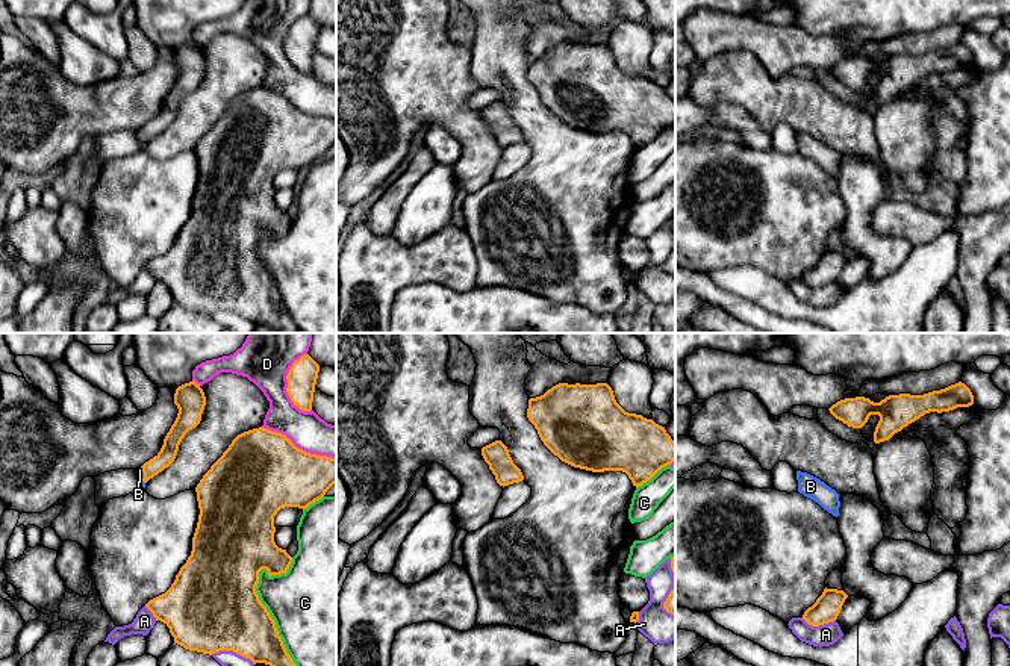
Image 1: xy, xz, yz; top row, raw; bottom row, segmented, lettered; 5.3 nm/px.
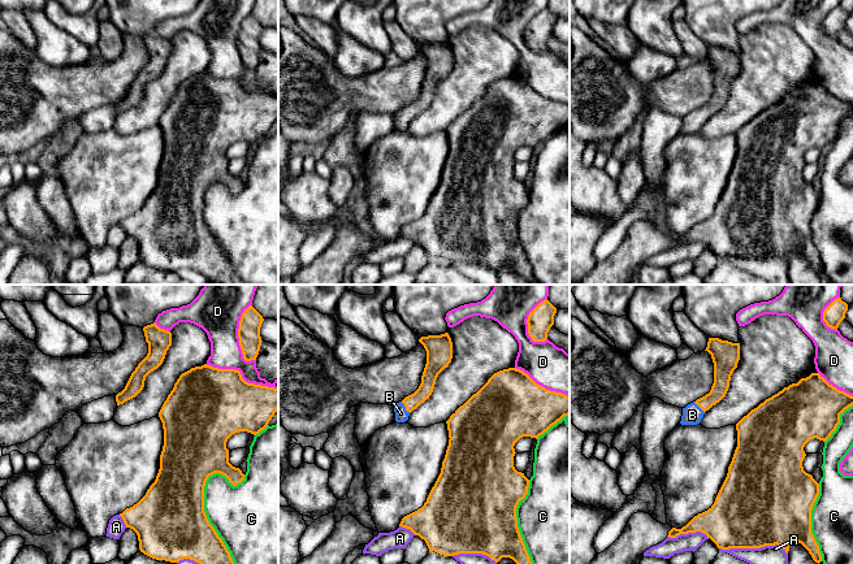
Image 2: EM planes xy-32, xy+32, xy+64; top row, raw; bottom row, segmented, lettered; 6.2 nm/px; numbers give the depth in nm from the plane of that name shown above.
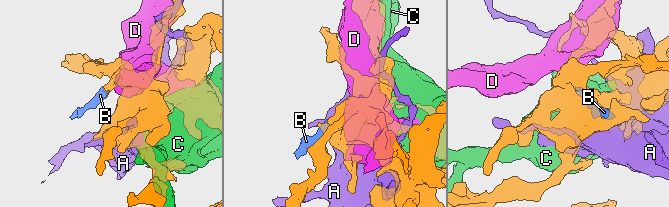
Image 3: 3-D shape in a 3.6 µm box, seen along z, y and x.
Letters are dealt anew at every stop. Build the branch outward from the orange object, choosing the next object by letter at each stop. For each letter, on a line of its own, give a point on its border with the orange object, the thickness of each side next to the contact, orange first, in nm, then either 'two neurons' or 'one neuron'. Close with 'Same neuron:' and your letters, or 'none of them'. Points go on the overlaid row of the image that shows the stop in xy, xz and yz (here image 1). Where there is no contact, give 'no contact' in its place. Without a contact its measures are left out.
A: yz (818, 625) | 140/120 nm | two neurons
B: xy (144, 476) | 90/30 nm | one neuron
C: xy (258, 598) | 480/380 nm | two neurons
D: xy (299, 448) | 440/200 nm | two neurons
Same neuron: B

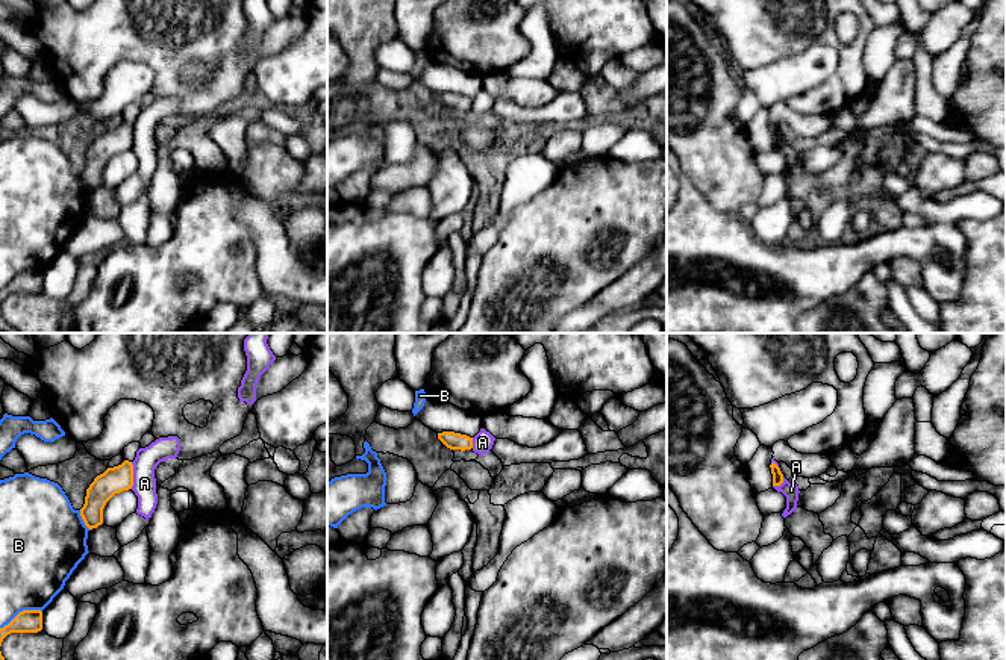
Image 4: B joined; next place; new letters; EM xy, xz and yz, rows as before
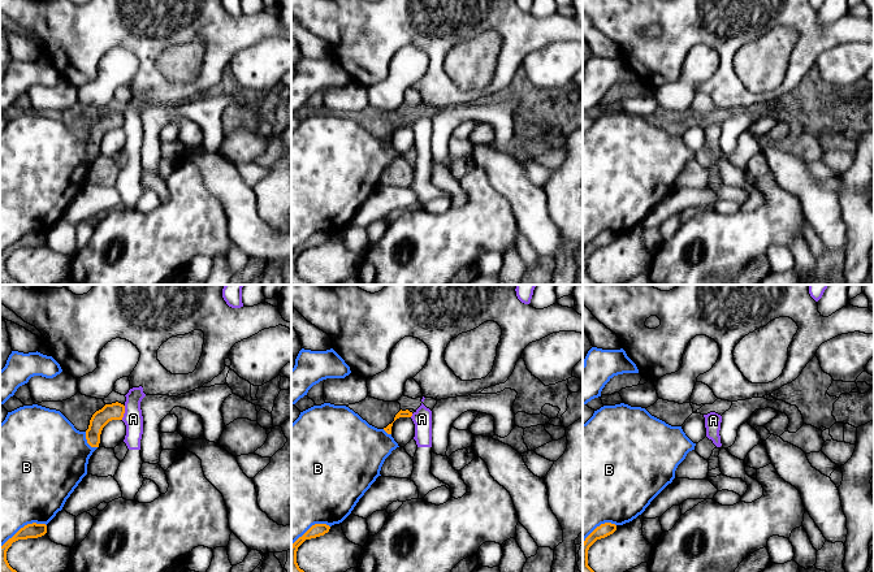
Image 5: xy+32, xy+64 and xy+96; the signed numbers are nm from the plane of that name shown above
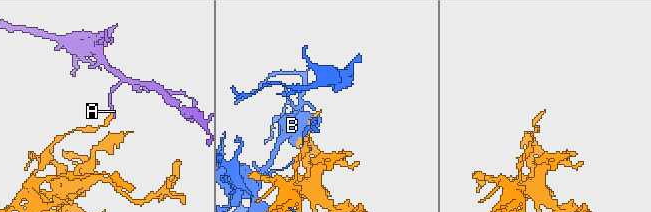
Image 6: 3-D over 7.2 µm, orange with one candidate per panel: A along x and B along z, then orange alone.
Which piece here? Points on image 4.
A: xy (132, 476) | 140/130 nm | two neurons
B: xy (20, 612) | 130/360 nm | two neurons
Same neuron: none of them

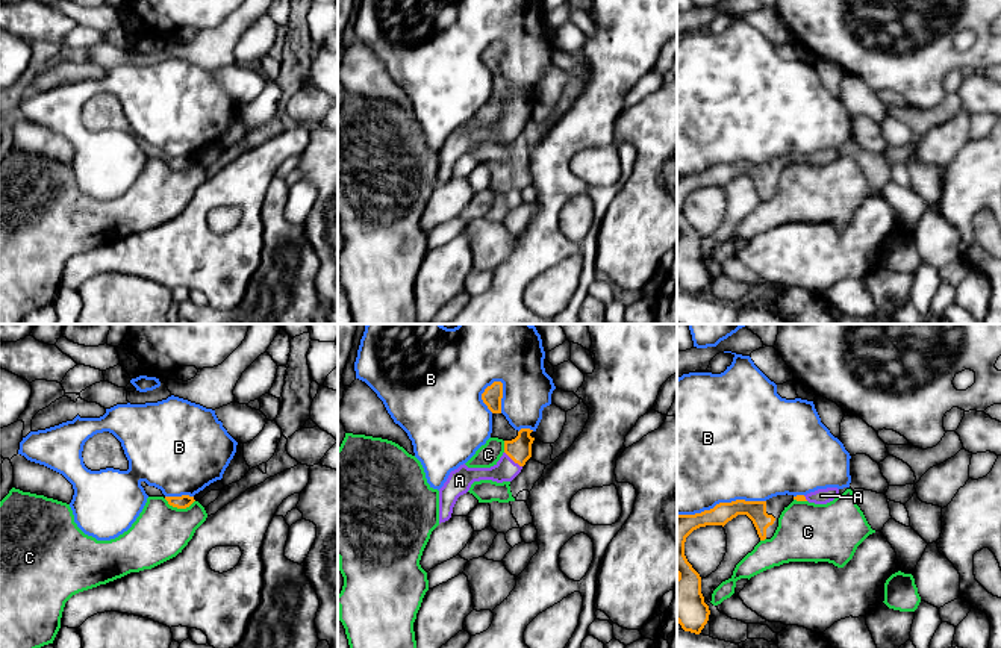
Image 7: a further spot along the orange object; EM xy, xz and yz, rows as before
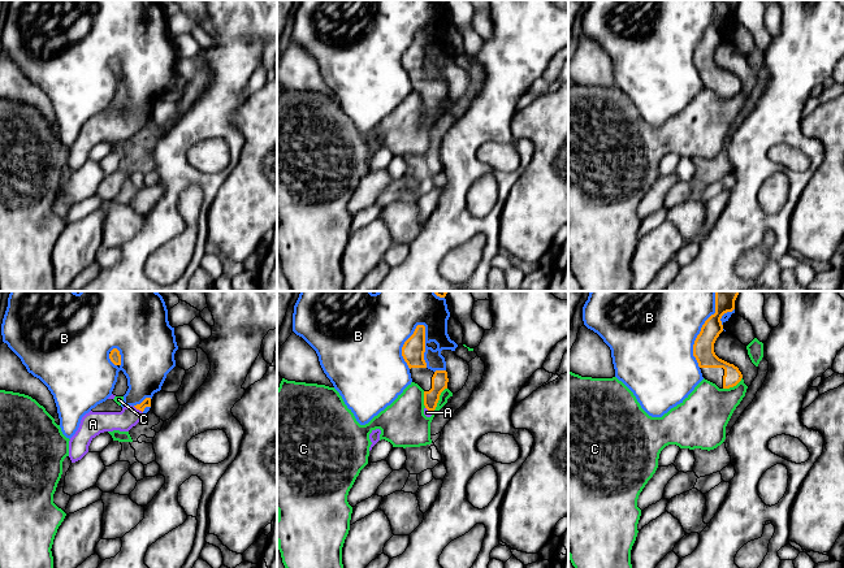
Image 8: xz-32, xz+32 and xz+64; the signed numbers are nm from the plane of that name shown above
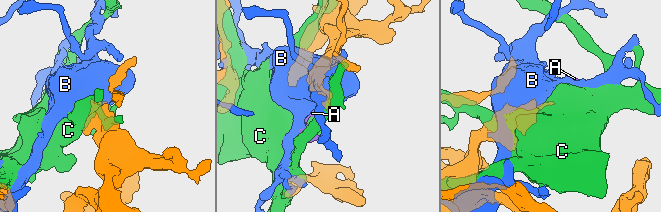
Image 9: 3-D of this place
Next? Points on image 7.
A: xz (514, 461) | 130/120 nm | one neuron
B: yz (721, 503) | 130/500 nm | two neurons
C: xy (179, 507) | 70/300 nm | two neurons
Same neuron: A

